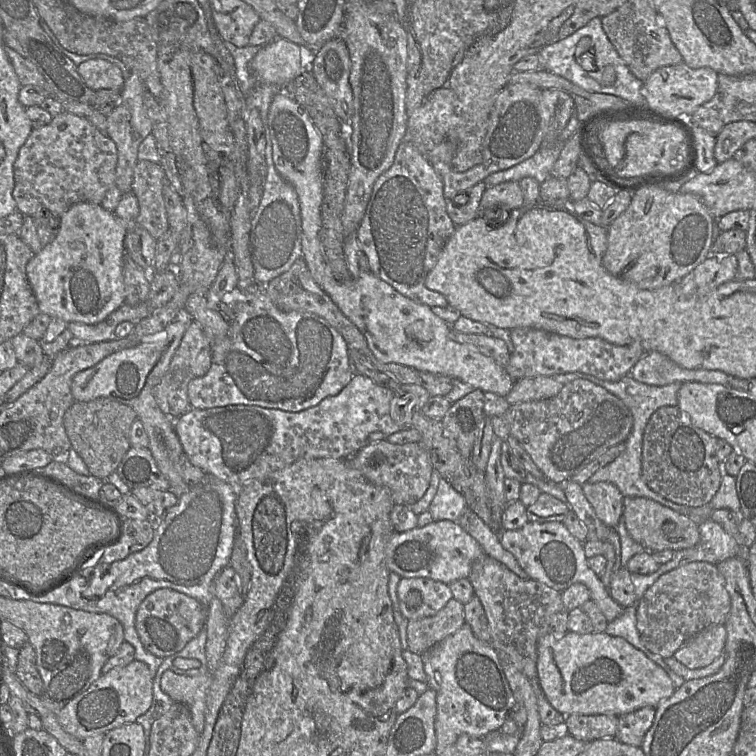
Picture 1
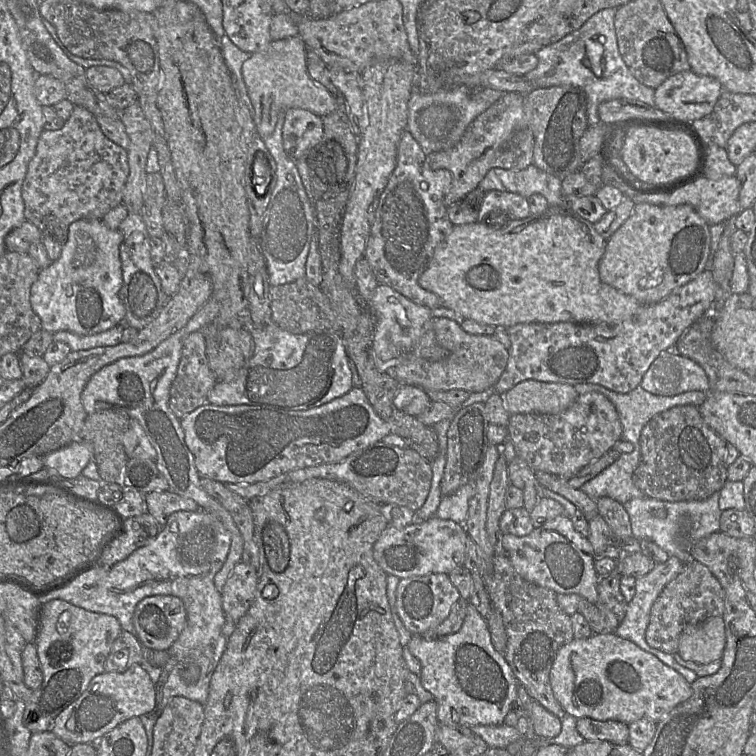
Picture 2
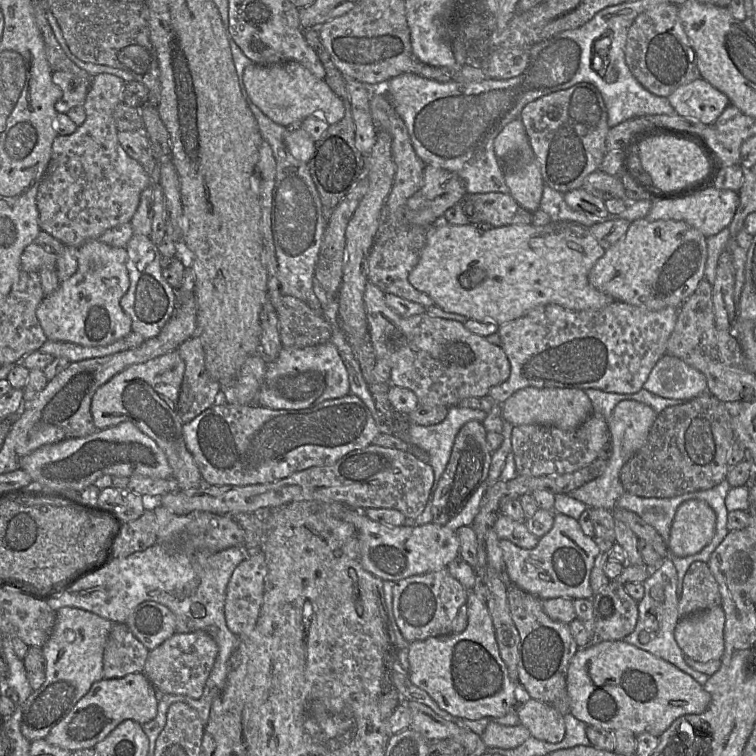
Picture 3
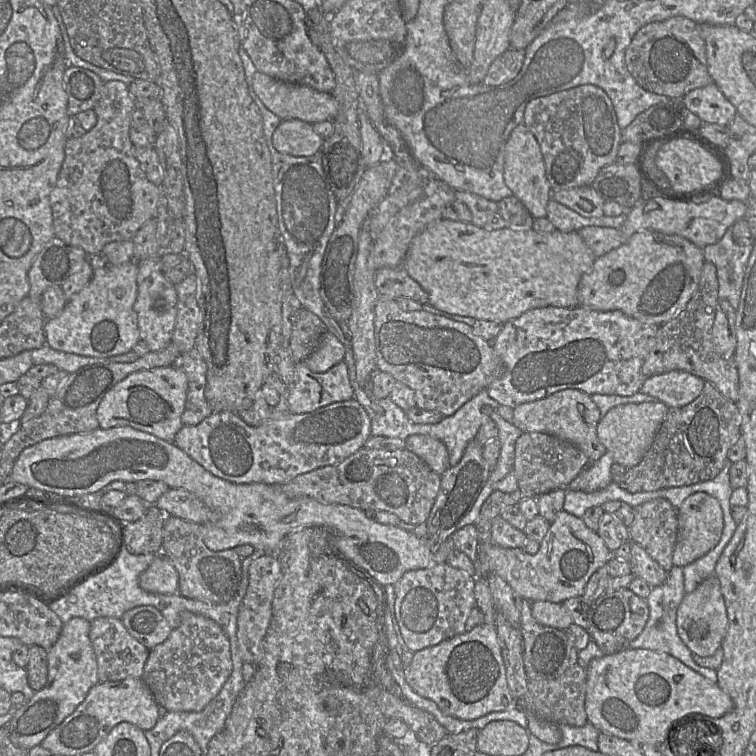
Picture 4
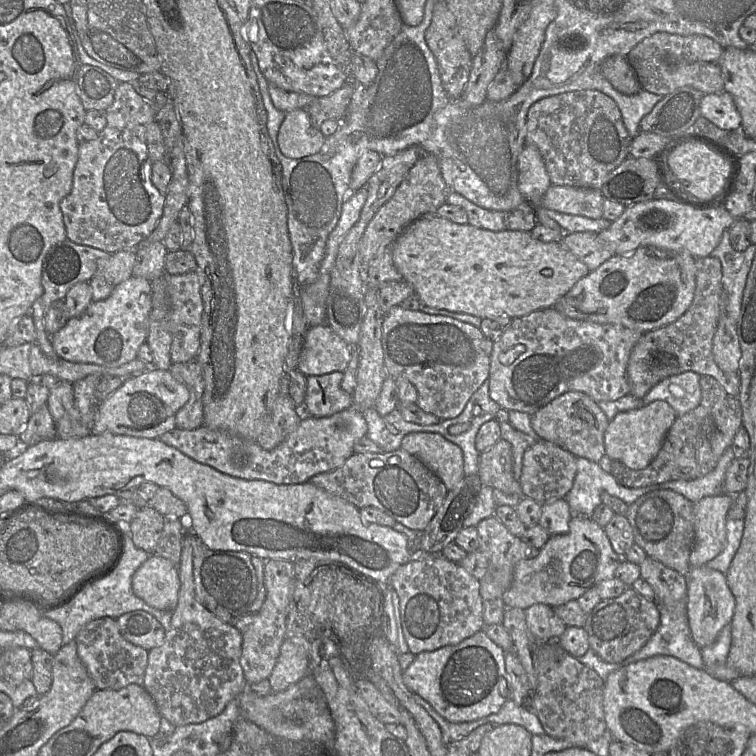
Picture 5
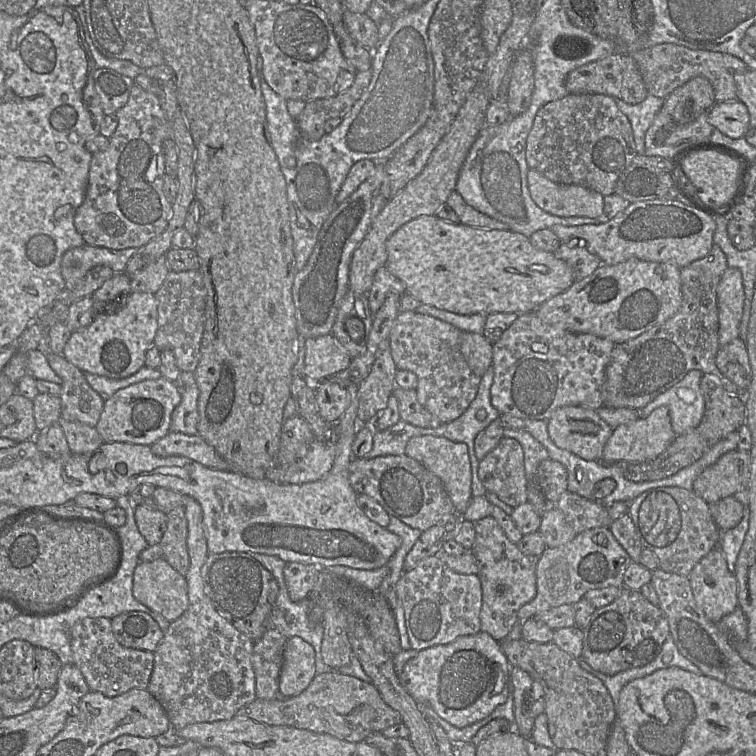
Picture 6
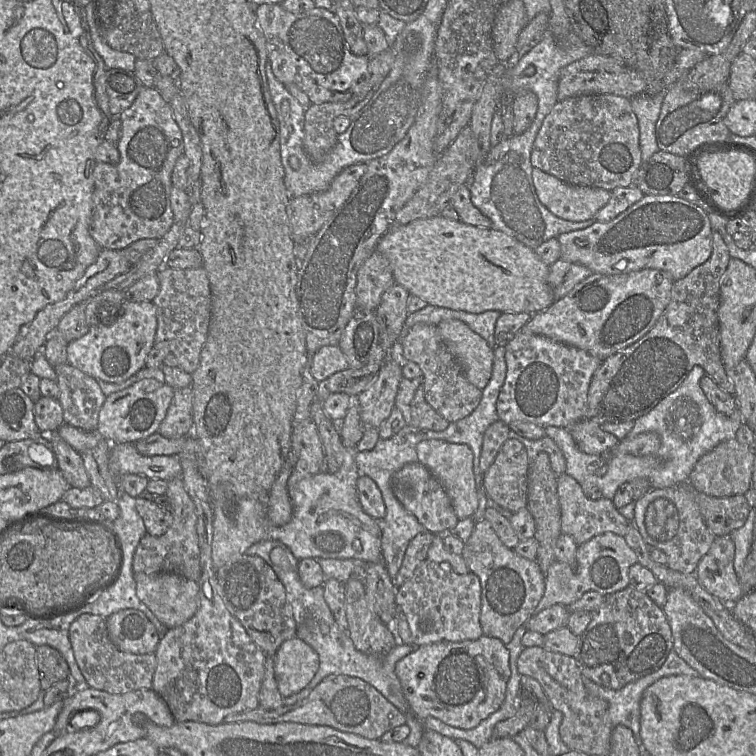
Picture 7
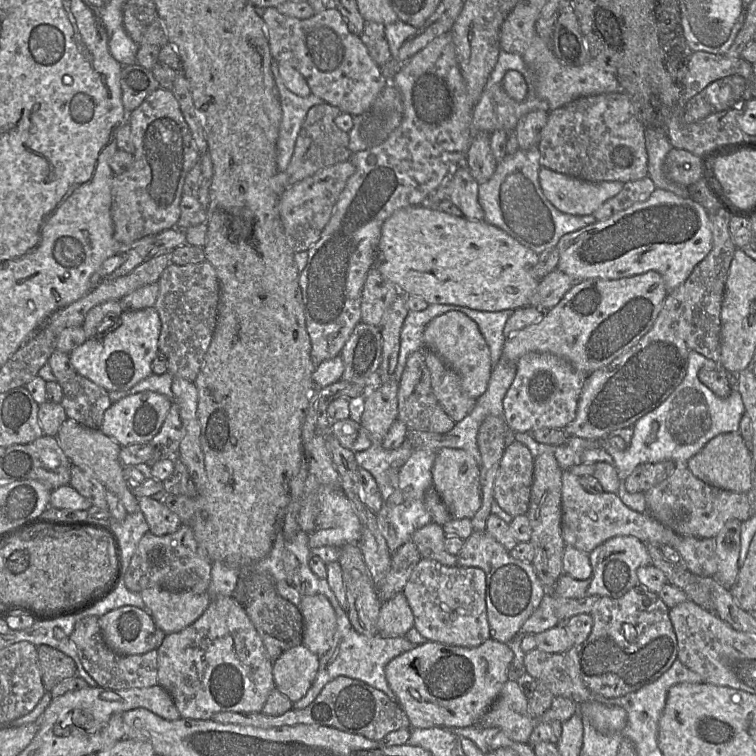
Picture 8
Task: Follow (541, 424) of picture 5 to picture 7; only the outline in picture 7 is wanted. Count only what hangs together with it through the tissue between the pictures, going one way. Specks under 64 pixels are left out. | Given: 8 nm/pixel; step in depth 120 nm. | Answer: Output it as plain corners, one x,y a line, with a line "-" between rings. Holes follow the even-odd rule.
587,419
576,422
569,431
579,449
587,454
607,454
620,441
615,435
604,431
601,424

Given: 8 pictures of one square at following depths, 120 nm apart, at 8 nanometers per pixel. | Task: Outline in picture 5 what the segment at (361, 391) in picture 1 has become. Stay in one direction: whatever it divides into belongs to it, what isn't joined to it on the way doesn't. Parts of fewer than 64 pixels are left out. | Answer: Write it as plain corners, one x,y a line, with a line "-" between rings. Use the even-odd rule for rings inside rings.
350,407
328,417
303,416
298,427
272,450
263,449
255,441
242,439
223,431
212,430
204,425
194,430
183,430
176,427
158,439
189,458
229,476
245,480
264,480
277,485
290,485
308,482
317,474
329,472
342,466
354,454
355,443
364,437
367,431
367,422
363,413
355,407

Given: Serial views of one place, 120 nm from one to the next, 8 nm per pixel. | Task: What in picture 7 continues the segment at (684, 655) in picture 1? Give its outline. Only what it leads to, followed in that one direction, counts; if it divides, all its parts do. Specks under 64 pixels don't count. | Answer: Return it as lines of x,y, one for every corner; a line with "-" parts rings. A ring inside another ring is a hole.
730,535
718,536
695,571
703,588
728,605
744,594
734,569
734,557
735,544

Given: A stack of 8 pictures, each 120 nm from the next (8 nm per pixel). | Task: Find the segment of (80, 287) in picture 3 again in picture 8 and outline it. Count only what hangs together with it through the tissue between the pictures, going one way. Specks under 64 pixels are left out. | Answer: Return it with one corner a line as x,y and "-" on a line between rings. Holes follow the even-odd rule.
154,307
123,310
117,326
100,337
88,338
69,353
80,374
107,391
127,390
152,374
151,363
159,351
161,320

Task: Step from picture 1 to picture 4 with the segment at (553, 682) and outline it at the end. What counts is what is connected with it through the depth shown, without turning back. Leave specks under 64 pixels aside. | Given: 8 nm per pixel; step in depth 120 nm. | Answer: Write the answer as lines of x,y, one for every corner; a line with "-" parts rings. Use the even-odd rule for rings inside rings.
628,647
620,652
593,659
585,670
587,674
585,710
588,722
600,732
639,745
662,744
675,722
693,716
720,718
734,707
730,696
718,686
717,682
711,682
664,652

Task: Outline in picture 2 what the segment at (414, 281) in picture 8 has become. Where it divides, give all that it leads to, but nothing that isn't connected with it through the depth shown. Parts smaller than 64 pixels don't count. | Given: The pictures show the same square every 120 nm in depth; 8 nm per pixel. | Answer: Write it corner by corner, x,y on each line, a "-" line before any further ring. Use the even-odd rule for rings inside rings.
552,206
540,215
510,221
476,221
453,226
437,247
419,285
442,301
442,306
481,324
509,328
522,323
619,324
631,318
640,303
601,281
598,264
606,240
593,224
568,206

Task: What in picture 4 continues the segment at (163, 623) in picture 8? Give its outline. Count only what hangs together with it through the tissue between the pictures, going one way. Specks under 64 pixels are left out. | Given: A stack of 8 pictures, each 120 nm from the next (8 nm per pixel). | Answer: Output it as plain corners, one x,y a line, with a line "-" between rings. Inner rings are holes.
159,553
140,575
139,585
150,593
174,594
179,591
179,575
174,565

